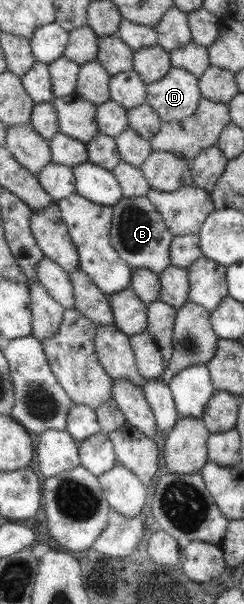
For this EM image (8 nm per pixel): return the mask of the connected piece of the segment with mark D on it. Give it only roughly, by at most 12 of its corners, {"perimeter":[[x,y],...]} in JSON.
{"perimeter":[[175,66],[147,85],[165,121],[194,116],[200,78]]}

